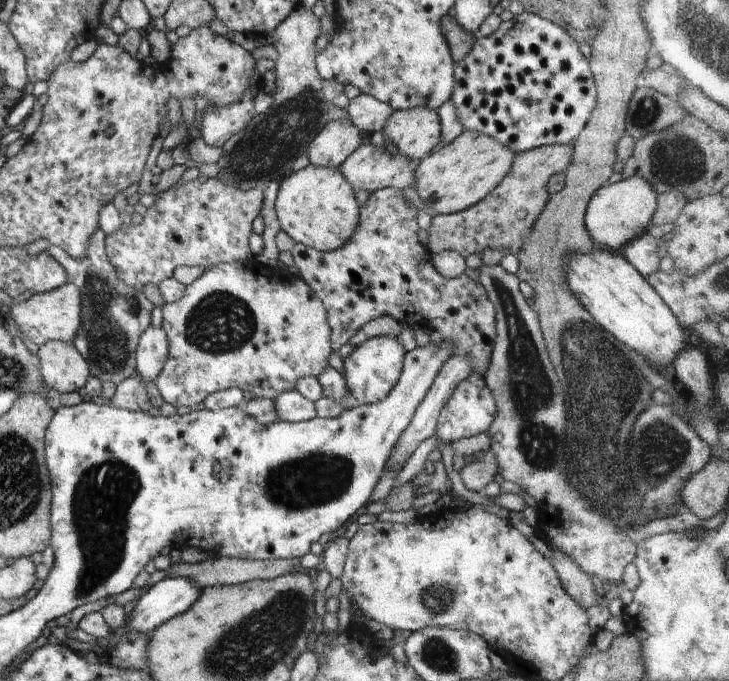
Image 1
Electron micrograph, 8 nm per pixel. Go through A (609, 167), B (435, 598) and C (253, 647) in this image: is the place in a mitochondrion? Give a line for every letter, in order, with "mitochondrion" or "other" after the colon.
A: other
B: mitochondrion
C: mitochondrion

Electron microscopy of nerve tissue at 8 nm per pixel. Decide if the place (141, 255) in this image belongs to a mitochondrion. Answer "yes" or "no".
no

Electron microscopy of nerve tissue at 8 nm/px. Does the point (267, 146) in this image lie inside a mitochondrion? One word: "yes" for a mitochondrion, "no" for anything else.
yes

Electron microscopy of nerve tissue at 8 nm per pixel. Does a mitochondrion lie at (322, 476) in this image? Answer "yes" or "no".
yes

